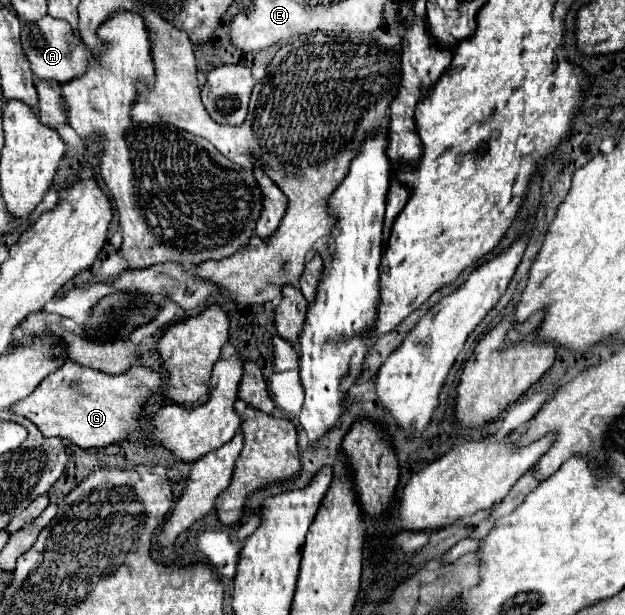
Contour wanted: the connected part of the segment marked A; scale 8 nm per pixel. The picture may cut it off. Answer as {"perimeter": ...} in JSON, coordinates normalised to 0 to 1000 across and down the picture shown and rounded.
{"perimeter":[[[72,26],[56,39],[40,39],[40,49],[46,49],[46,52],[34,52],[34,72],[37,72],[40,91],[43,91],[56,124],[91,130],[91,133],[104,137],[110,130],[120,130],[123,124],[130,124],[139,114],[139,107],[142,107],[139,75],[133,72],[130,62],[120,59],[117,46],[110,39],[104,39],[104,33]]]}

